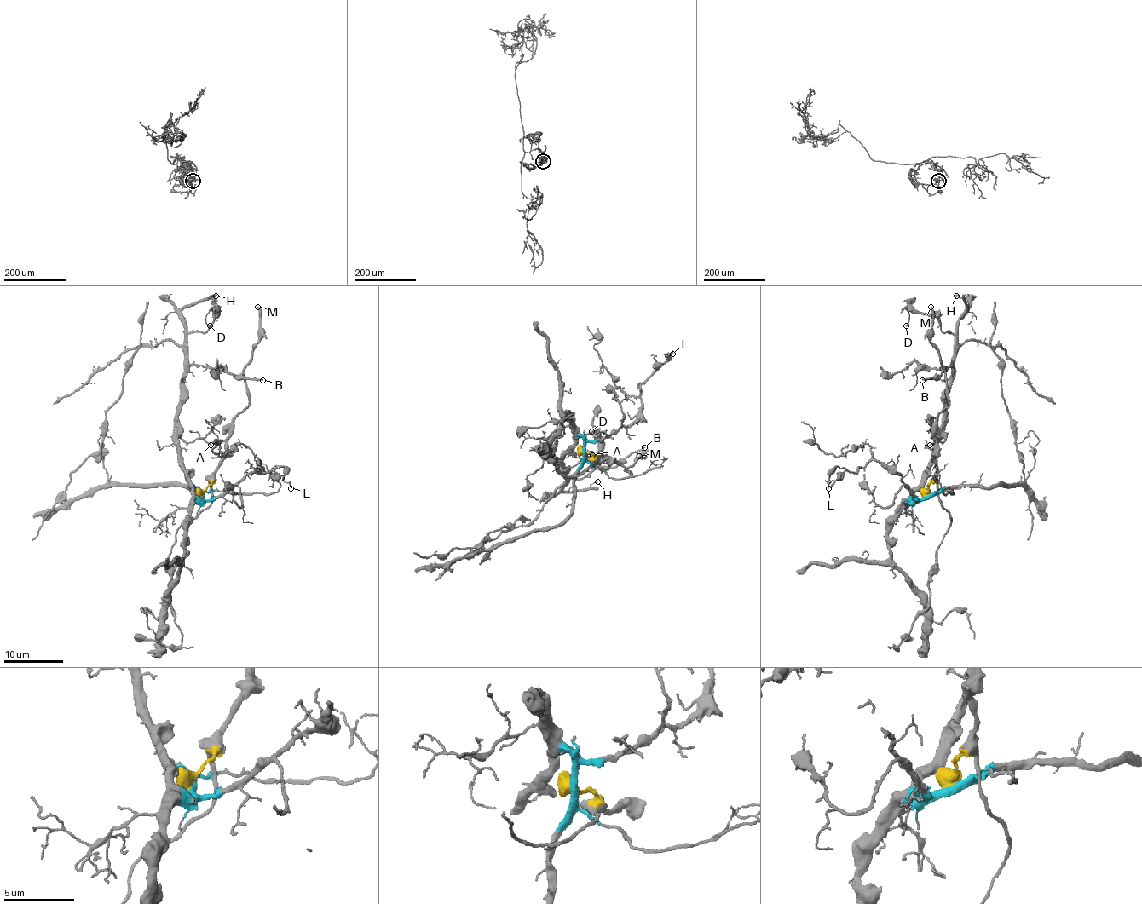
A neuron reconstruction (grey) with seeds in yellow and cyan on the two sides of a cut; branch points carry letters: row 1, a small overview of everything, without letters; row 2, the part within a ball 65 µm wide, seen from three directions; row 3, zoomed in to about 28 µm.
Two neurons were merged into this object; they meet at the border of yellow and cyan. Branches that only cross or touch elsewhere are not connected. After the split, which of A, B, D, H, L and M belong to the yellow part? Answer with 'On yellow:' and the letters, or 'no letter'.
On yellow: M

